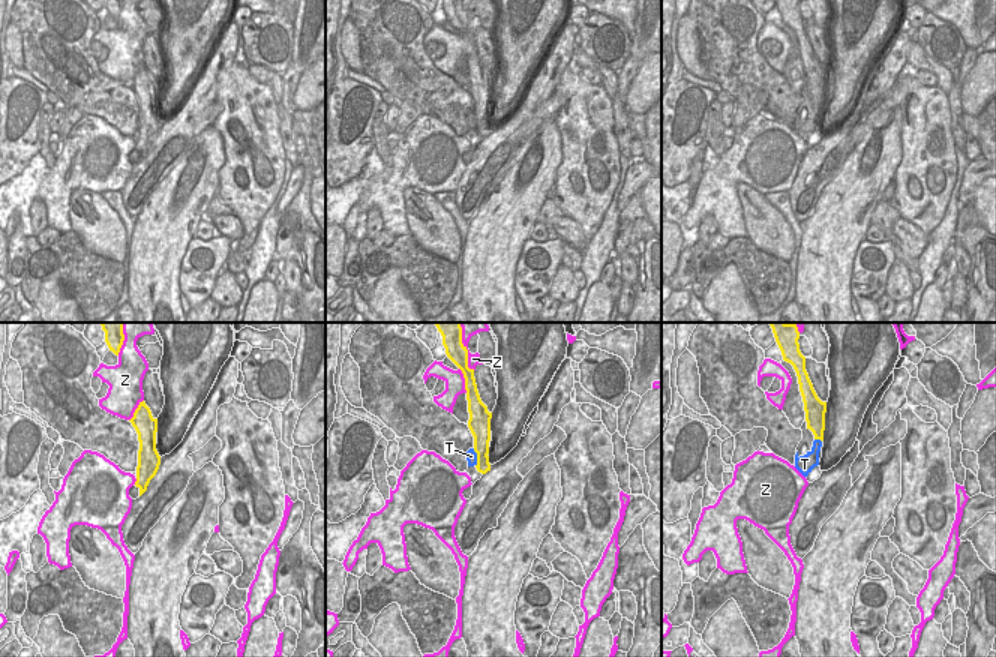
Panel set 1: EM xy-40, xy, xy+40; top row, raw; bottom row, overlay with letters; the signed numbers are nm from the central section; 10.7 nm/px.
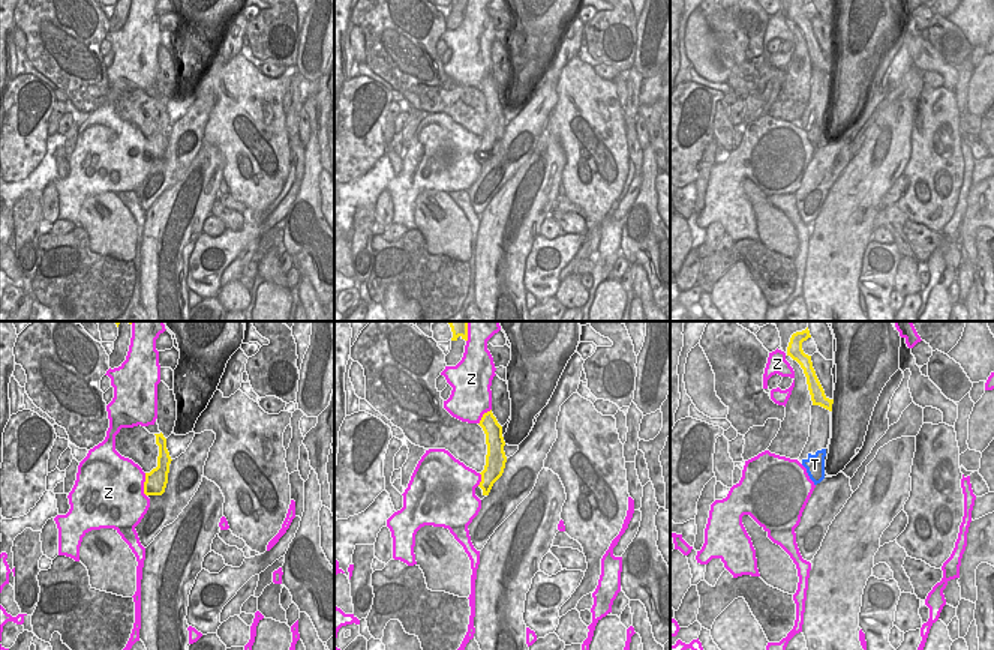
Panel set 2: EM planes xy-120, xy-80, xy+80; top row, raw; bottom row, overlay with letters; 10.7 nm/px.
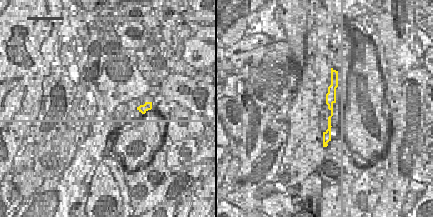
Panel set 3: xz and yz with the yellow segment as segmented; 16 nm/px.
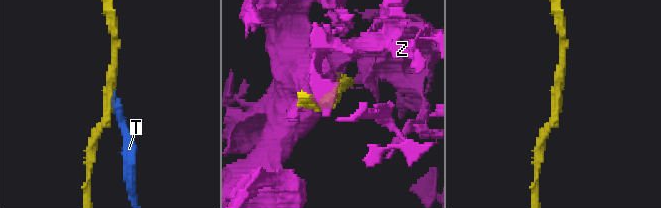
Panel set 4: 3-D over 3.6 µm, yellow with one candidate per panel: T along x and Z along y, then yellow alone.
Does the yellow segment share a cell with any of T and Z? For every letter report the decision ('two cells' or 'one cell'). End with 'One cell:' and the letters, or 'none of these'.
T: two cells
Z: two cells
One cell: none of these

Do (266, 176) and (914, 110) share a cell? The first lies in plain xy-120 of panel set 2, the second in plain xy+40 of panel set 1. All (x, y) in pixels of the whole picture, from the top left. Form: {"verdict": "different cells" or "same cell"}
{"verdict": "same cell"}

